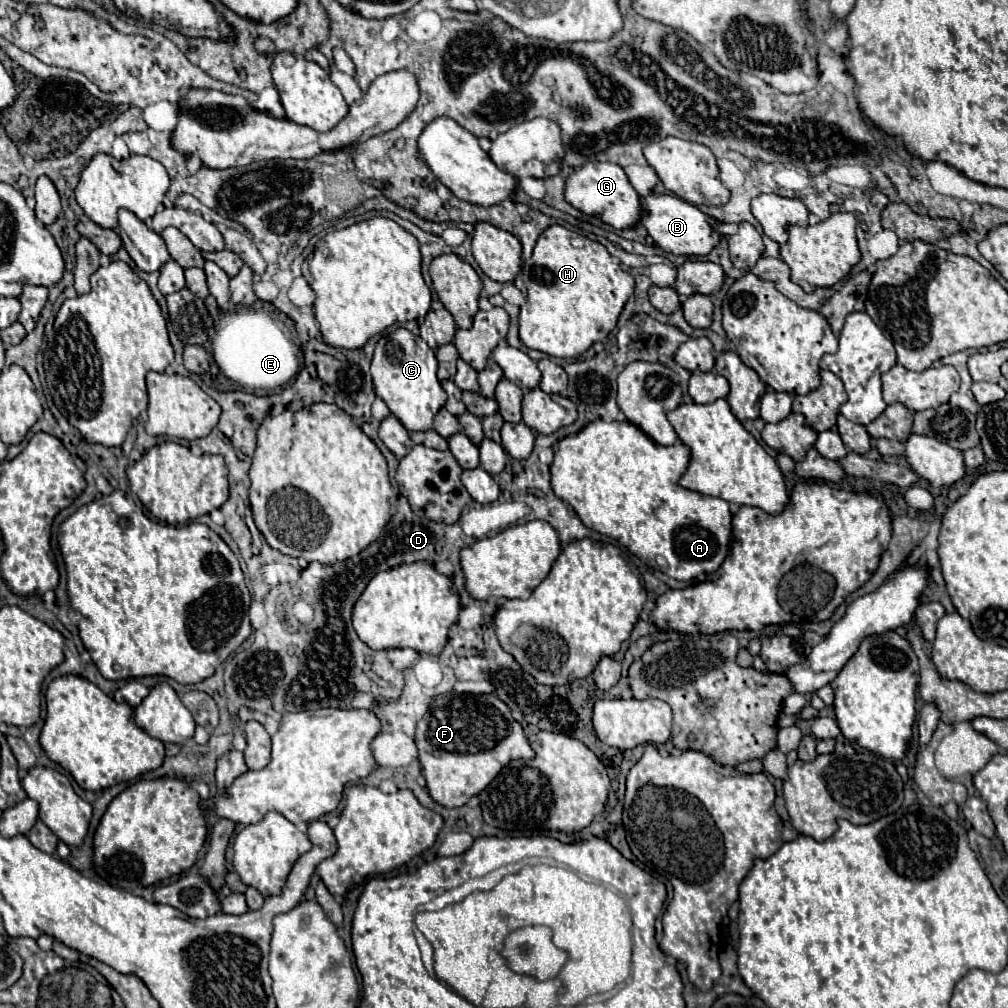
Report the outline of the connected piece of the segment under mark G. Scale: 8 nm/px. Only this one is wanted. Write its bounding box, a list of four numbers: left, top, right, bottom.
[566,162,642,230]

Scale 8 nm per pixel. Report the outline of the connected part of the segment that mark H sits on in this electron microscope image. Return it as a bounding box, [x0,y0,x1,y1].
[520,224,634,358]

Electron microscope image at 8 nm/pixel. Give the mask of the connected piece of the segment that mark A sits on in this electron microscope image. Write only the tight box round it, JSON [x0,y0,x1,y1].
[550,420,732,580]

